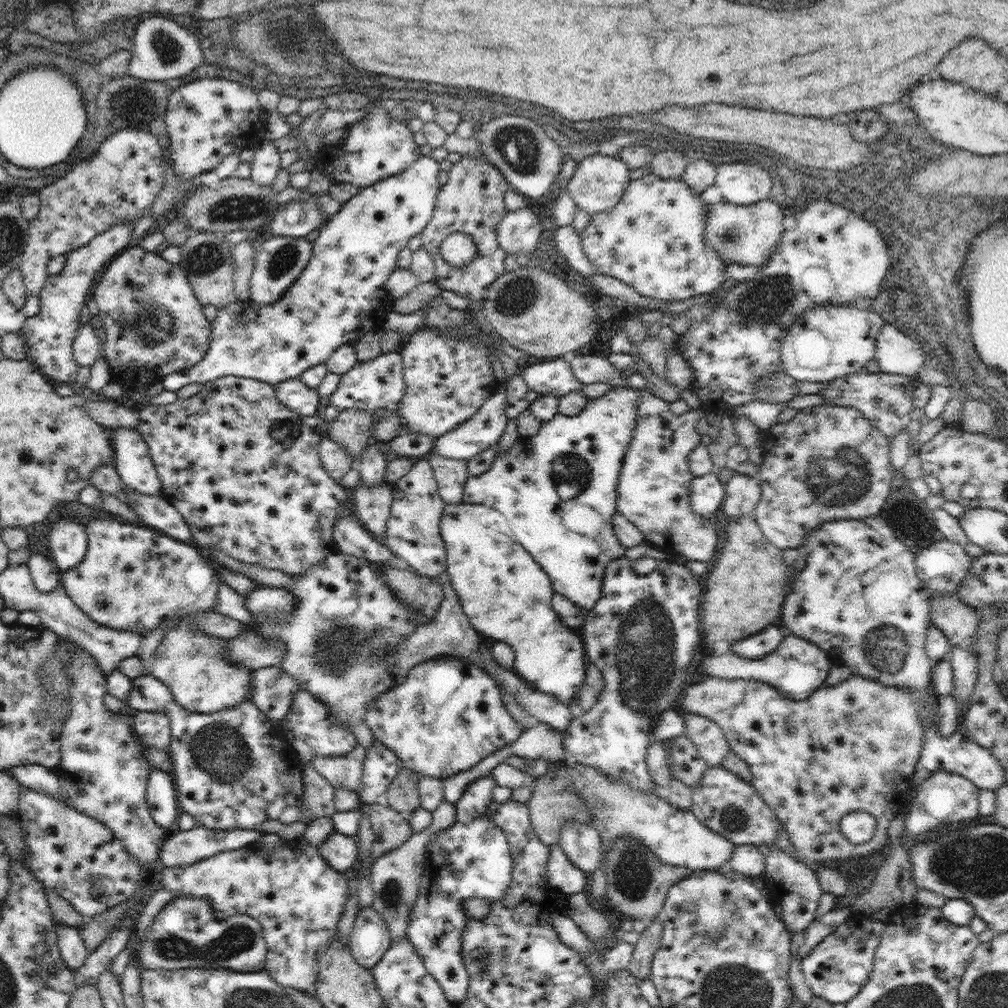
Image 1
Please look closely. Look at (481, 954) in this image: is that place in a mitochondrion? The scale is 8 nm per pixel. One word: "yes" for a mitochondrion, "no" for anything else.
yes

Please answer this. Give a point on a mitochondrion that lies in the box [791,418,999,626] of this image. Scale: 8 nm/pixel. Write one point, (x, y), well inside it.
(836, 481)

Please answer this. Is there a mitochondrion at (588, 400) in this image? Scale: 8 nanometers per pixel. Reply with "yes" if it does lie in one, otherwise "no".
no

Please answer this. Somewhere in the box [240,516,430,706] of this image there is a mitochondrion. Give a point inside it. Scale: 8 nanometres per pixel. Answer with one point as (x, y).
(334, 646)

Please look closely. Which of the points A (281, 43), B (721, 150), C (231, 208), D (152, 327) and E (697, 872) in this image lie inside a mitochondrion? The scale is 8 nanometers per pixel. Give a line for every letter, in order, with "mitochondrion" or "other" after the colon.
A: mitochondrion
B: other
C: mitochondrion
D: mitochondrion
E: other

